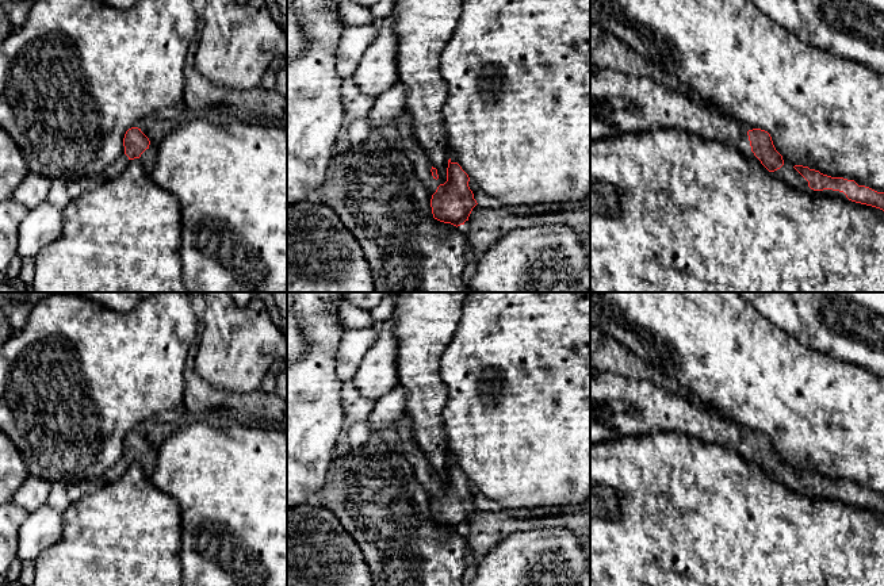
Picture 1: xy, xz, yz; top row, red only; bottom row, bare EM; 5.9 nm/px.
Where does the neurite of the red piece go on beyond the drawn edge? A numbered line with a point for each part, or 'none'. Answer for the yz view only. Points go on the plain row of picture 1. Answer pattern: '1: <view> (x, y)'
1: yz (837, 497)

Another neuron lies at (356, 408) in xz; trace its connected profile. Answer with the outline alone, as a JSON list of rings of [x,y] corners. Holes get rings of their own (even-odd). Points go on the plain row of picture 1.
[[[353,379],[342,384],[341,399],[344,410],[344,424],[341,428],[341,434],[337,443],[334,457],[342,456],[349,452],[351,447],[347,440],[349,428],[359,421],[367,421],[375,406],[374,401],[364,398],[359,392]]]

